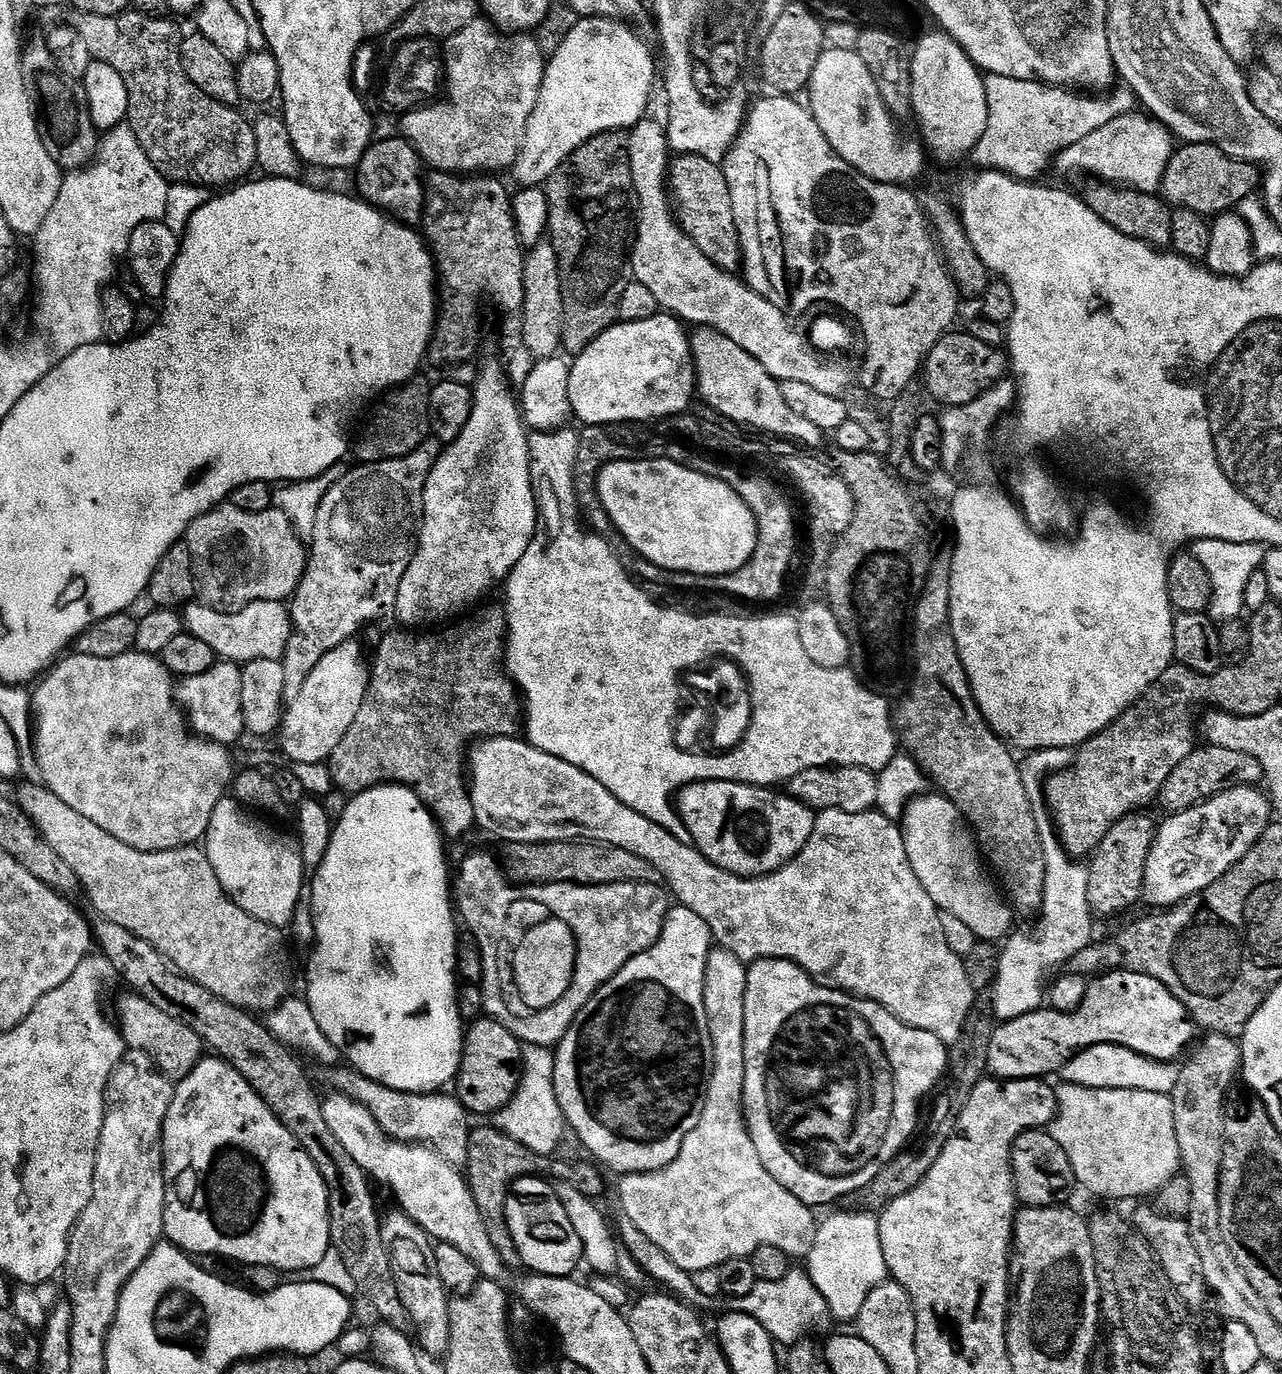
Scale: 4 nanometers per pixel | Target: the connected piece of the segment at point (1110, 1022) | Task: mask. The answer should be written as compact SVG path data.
M1108 970L1089 983L1082 1006L1074 1012L1060 1012L1051 1006L1041 1006L1030 1014L1003 1021L992 1039L990 1068L997 1077L1007 1077L1009 1080L1048 1078L1051 1072L1063 1070L1073 1056L1099 1044L1120 1044L1151 1060L1176 1062L1189 1051L1188 1043L1195 1032L1198 1032L1198 1028L1188 1015L1188 1008L1162 982L1144 972Z

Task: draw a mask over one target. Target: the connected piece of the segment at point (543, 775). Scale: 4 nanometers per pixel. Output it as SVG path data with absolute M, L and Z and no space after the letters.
M490 736L473 743L466 757L466 776L470 781L472 808L476 811L479 827L484 827L486 831L493 832L494 835L501 836L504 840L512 840L513 845L552 844L556 840L573 842L581 840L598 844L613 844L622 850L630 850L634 854L638 854L640 858L646 858L656 867L656 871L661 877L665 876L668 879L669 885L667 884L667 887L670 889L671 895L675 899L677 896L680 899L677 901L683 907L694 910L694 914L698 914L704 919L710 926L715 943L719 947L727 949L731 955L737 956L738 959L745 962L793 960L798 967L806 969L810 975L823 978L829 985L851 992L853 996L861 997L873 1005L881 1004L888 1011L885 1013L891 1014L895 1019L910 1025L912 1028L926 1030L930 1034L934 1034L944 1044L951 1046L954 1042L958 1042L966 1018L978 999L978 993L972 989L972 980L968 977L967 966L964 965L967 963L961 956L950 950L950 946L947 945L946 934L943 932L940 905L934 902L934 898L925 890L918 874L914 874L914 870L910 866L910 858L908 857L901 825L890 819L889 816L883 816L879 810L850 814L846 810L838 810L837 808L823 809L816 817L808 845L789 864L782 865L776 872L769 872L767 876L736 876L735 873L727 872L726 869L712 864L700 852L699 848L693 846L687 839L684 839L685 841L679 840L681 837L677 833L668 832L649 816L643 816L638 810L623 804L611 790L602 786L602 782L598 782L578 766L574 766L554 754L546 754L542 750L538 750L533 744L528 743L527 739L517 738L516 736Z

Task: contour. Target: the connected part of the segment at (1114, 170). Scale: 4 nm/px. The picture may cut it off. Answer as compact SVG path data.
M1133 110L1125 116L1113 116L1102 130L1088 132L1068 148L1061 148L1054 157L1055 167L1064 172L1089 172L1092 178L1120 186L1159 189L1174 151L1174 136L1159 120L1148 114L1139 116L1138 113Z

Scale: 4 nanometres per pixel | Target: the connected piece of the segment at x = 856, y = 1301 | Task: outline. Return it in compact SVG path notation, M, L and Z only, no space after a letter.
M851 1210L852 1212L836 1212L828 1221L821 1223L816 1229L816 1241L806 1258L806 1271L828 1303L831 1319L850 1320L856 1322L862 1304L867 1296L883 1282L889 1279L886 1258L882 1254L880 1241L880 1217L867 1210Z

